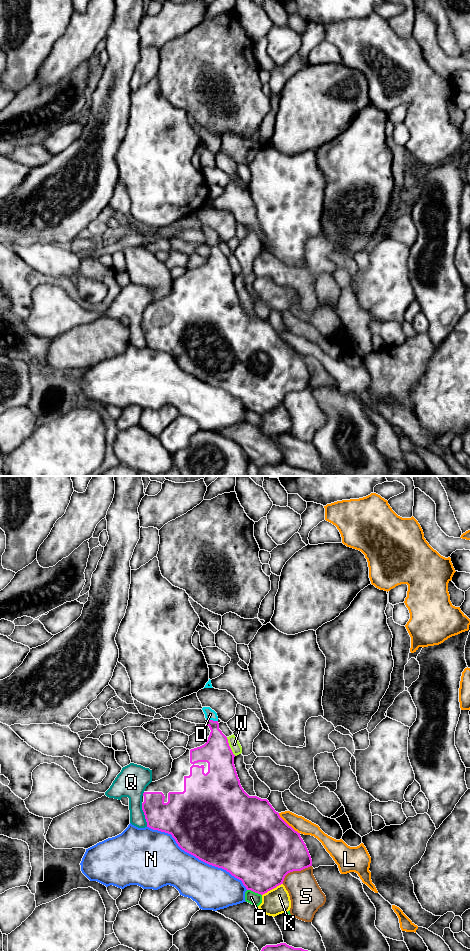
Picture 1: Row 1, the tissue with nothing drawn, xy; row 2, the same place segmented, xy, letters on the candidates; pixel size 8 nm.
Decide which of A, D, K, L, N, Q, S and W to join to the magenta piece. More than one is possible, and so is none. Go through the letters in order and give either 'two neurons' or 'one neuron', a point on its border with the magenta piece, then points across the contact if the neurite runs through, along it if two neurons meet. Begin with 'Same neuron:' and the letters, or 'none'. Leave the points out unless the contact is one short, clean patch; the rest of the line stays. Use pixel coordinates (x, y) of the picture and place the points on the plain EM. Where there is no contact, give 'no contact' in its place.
Same neuron: D
A: two neurons; contact xy (254, 411)
D: one neuron; contact xy (212, 240)
K: two neurons; contact xy (272, 408)
L: two neurons; contact xy (287, 344)
N: two neurons; contact xy (197, 377)
Q: two neurons; contact xy (144, 334)
S: two neurons; contact xy (294, 390)
W: two neurons; contact xy (229, 266); border xy (226, 257), (229, 267), (235, 275)

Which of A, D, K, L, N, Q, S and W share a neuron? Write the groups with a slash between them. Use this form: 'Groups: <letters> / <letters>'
Groups: A / D / K / L / N / Q / S / W

